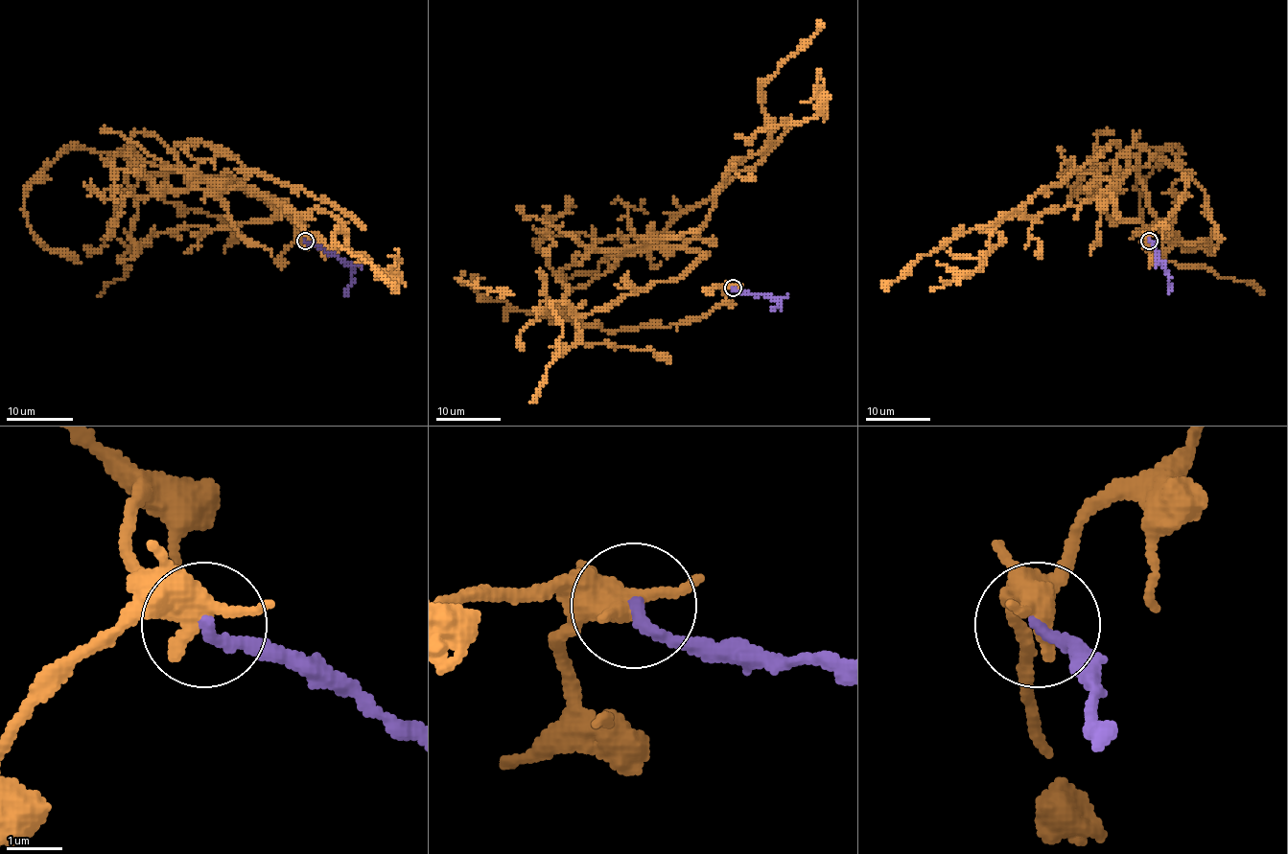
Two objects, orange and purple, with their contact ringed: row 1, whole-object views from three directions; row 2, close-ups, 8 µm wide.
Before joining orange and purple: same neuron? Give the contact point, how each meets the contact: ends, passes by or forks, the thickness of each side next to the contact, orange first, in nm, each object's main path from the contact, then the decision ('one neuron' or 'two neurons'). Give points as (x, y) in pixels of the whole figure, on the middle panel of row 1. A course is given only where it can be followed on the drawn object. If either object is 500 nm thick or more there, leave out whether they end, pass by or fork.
at (733, 288); orange passes by; purple ends there; 440 nm thick on the orange side, 200 nm on the other; orange runs (733, 287), (669, 326), (565, 310), (621, 256), (698, 231), (770, 132), (761, 86), (819, 19); purple runs (733, 287), (737, 291), (779, 300), (777, 305), (780, 307), (772, 308); two neurons

